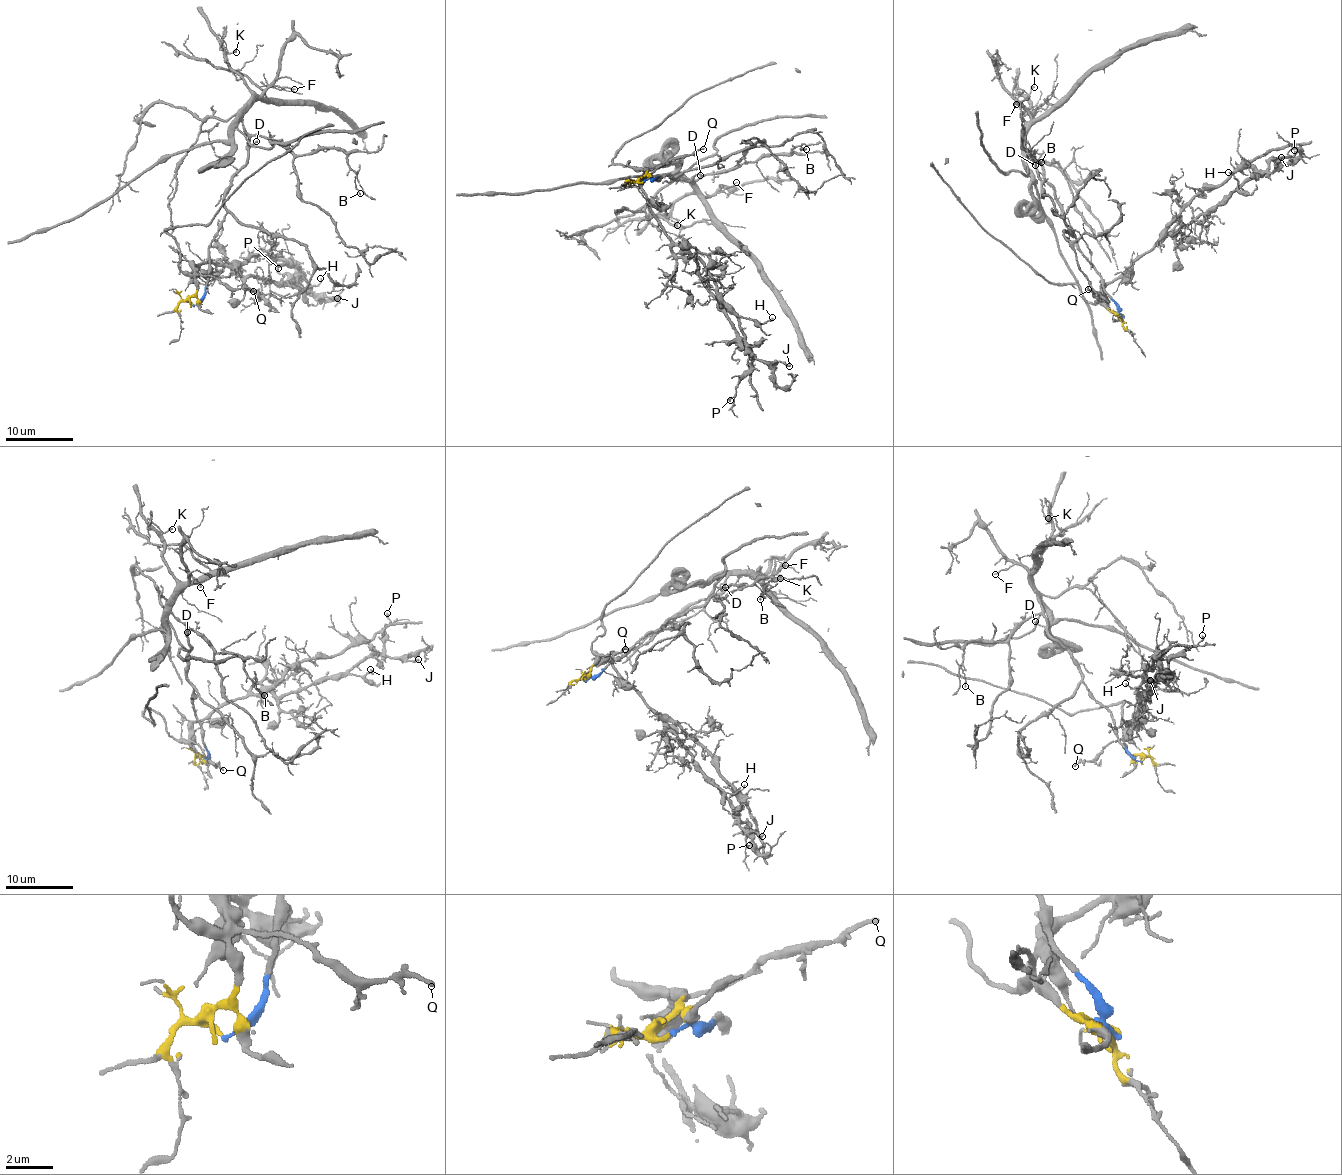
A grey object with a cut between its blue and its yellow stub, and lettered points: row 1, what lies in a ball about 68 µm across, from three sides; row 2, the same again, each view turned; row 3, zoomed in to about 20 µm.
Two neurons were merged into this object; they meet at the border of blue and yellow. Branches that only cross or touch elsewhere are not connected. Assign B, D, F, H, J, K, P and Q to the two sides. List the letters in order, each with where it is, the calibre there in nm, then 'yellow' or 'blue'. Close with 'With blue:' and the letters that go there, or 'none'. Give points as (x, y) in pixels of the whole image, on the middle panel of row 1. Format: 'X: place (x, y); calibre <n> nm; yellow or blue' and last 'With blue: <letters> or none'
B: place (806, 149); calibre 90 nm; blue
D: place (700, 175); calibre 130 nm; blue
F: place (736, 182); calibre 110 nm; blue
H: place (772, 317); calibre 100 nm; yellow
J: place (789, 366); calibre 140 nm; yellow
K: place (677, 225); calibre 200 nm; blue
P: place (730, 400); calibre 200 nm; yellow
Q: place (703, 149); calibre 160 nm; yellow
With blue: B, D, F, K

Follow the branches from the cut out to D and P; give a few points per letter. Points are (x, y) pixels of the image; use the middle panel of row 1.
D: (644, 180), (655, 179), (657, 176), (658, 181), (669, 175), (676, 182), (701, 174)
P: (644, 181), (647, 171), (646, 201), (662, 229), (684, 256), (698, 257), (744, 335), (750, 368), (729, 400)

